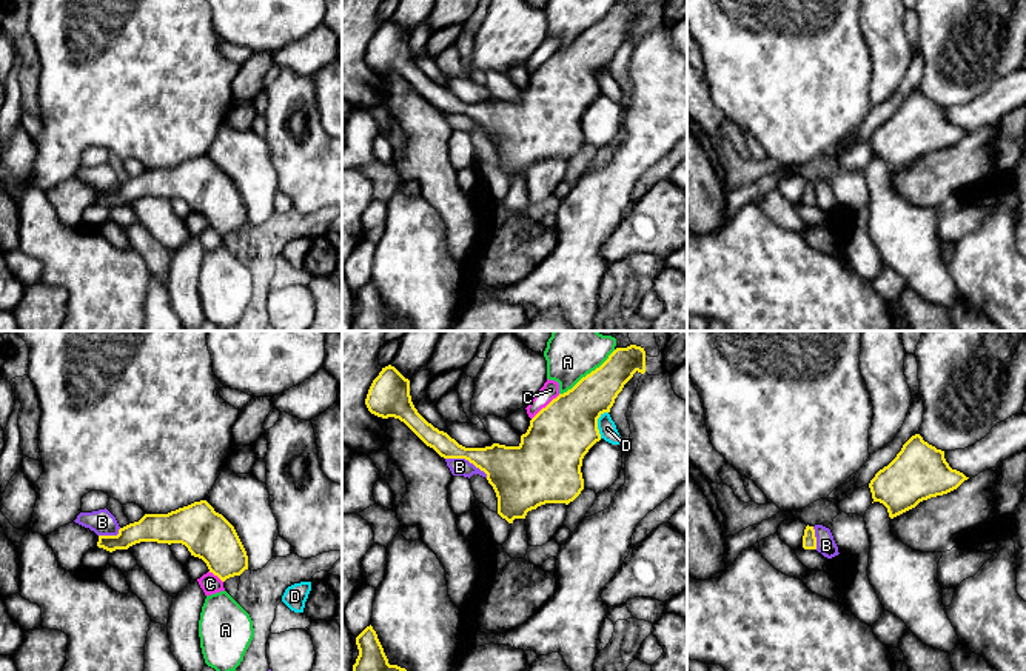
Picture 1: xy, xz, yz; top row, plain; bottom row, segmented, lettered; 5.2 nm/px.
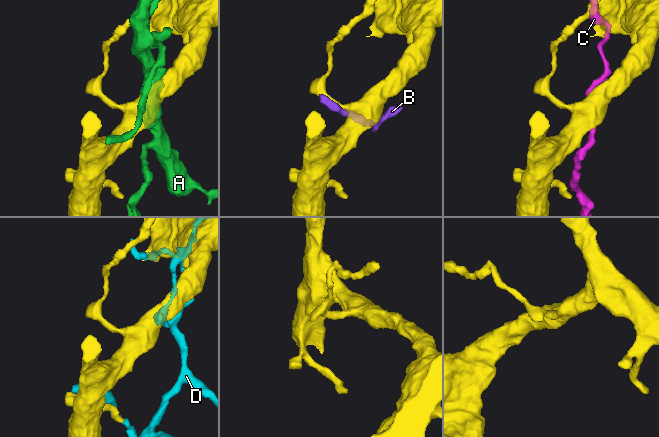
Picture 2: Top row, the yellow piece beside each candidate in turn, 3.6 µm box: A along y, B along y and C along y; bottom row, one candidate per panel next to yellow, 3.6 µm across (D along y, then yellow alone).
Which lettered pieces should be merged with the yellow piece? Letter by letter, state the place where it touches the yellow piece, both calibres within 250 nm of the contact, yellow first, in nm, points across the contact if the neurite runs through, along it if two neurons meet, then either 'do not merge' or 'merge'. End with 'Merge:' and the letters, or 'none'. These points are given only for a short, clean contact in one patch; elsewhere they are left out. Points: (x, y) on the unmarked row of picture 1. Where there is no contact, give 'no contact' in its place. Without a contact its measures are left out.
A: contact xz (587, 30); calibres 280 and 200 nm; do not merge
B: contact xz (467, 114); calibres 280 and 100 nm; merge
C: contact xz (547, 60); calibres 340 and 90 nm; do not merge
D: contact xz (596, 79); calibres 320 and 90 nm; do not merge
Merge: B

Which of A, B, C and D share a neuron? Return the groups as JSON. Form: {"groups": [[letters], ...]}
{"groups": [["A"], ["B"], ["C"], ["D"]]}

